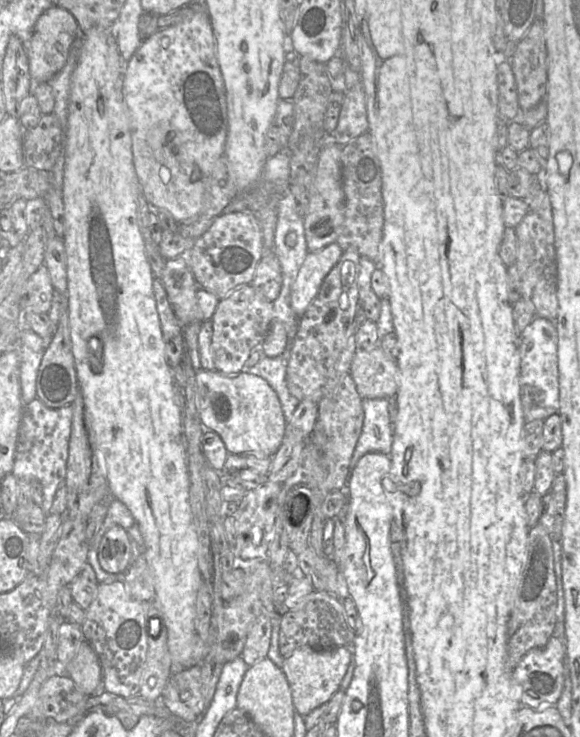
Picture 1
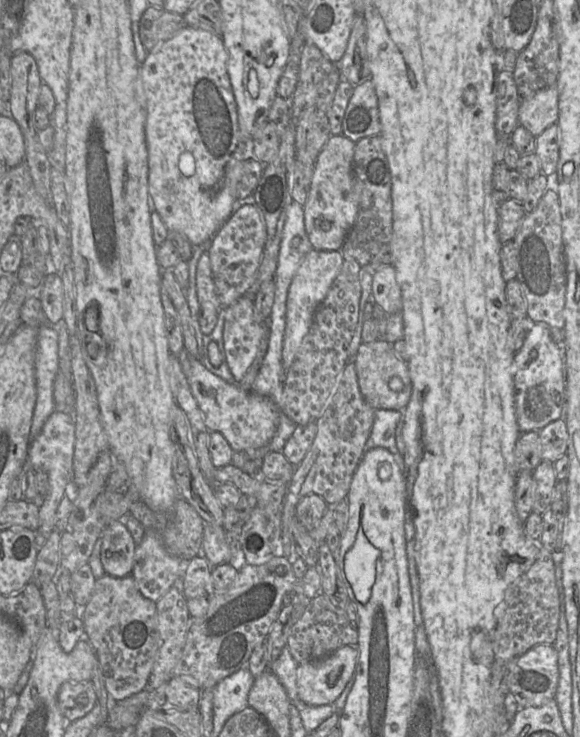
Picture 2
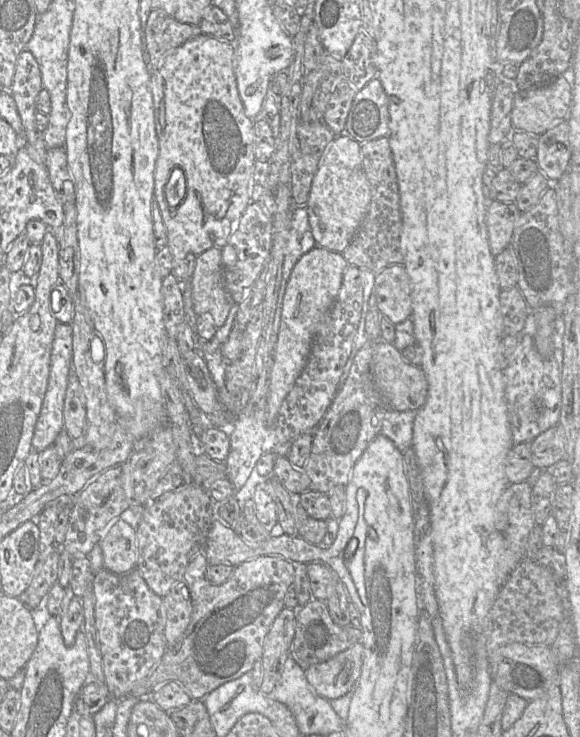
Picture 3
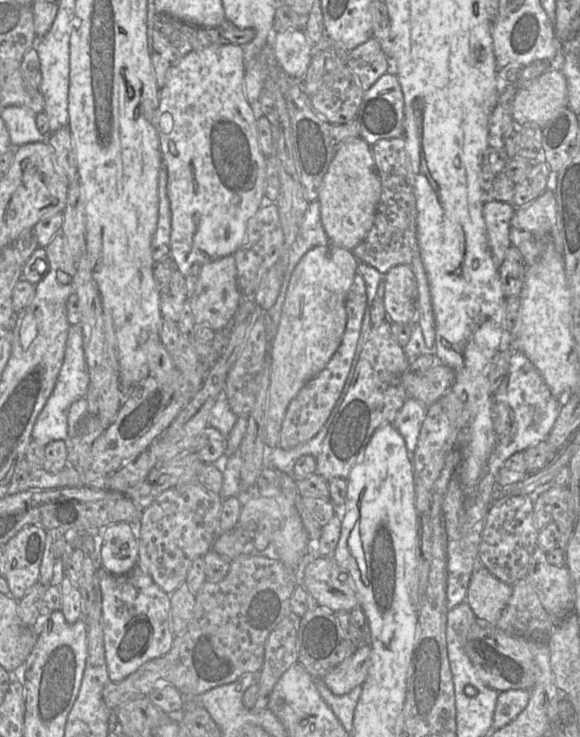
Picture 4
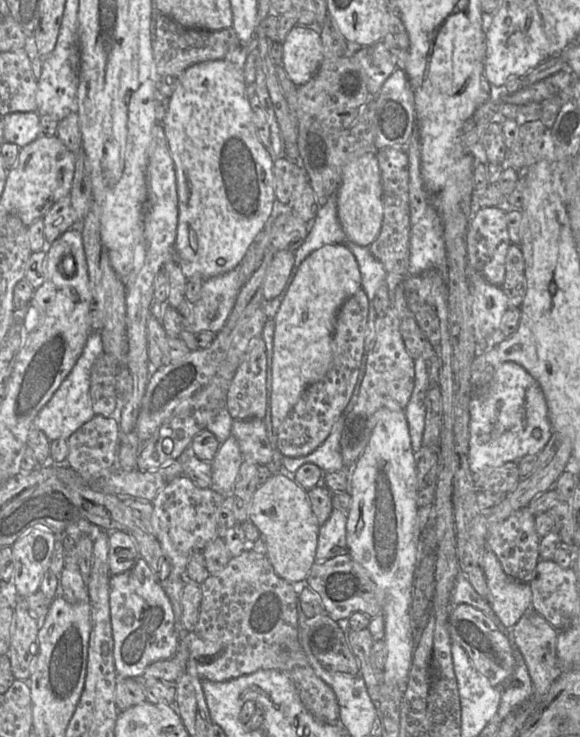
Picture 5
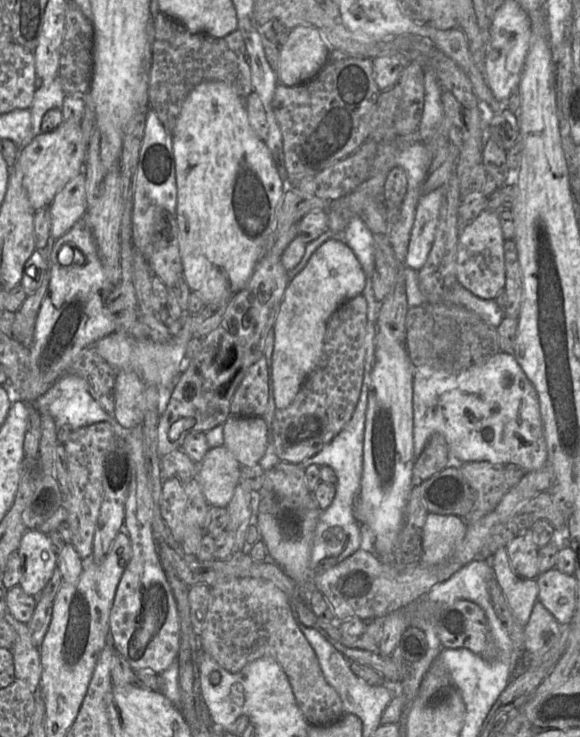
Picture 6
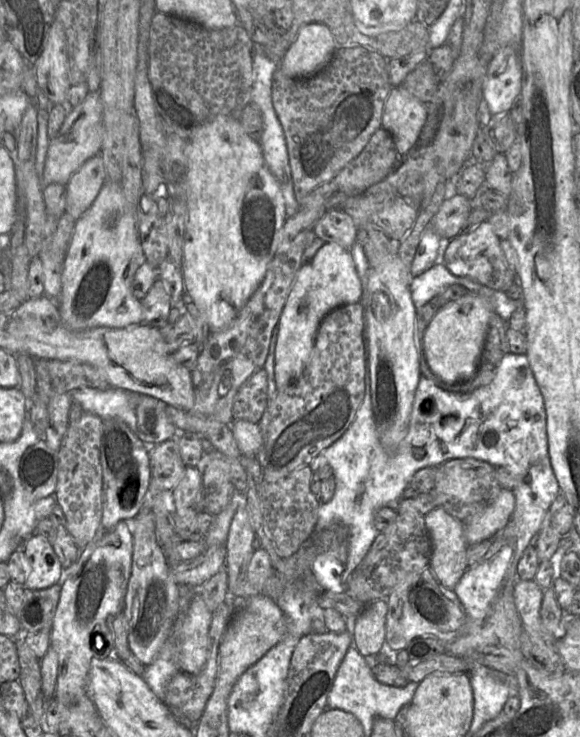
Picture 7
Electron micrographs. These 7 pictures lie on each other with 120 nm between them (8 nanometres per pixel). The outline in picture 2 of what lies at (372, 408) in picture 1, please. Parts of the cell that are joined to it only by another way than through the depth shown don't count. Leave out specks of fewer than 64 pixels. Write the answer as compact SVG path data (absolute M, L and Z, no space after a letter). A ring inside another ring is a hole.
M376 409L371 433L365 451L382 447L392 454L400 453L396 441L396 428L403 420L403 411Z

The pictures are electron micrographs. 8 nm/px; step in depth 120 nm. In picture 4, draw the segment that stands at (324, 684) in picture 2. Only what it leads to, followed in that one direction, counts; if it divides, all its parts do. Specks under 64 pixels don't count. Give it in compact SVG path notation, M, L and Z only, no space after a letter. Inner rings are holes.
M363 644L355 652L329 671L321 679L336 695L349 693L353 688L362 685L366 680L371 663L371 647Z

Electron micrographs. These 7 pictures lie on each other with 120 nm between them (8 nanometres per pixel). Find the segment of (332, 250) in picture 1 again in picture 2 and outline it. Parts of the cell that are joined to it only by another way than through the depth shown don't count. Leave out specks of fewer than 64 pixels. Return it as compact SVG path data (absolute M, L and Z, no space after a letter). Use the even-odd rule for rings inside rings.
M312 249L306 254L292 283L290 284L286 301L286 328L282 350L282 364L286 371L292 364L303 338L309 331L314 313L326 297L334 279L338 275L344 258L340 250Z

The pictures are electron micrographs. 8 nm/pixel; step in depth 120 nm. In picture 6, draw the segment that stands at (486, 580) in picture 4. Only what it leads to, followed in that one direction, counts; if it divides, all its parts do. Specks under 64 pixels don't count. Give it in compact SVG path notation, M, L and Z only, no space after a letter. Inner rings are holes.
M499 548L490 558L494 577L517 621L525 626L534 604L538 601L539 587L536 579L515 574L510 566L505 548Z

